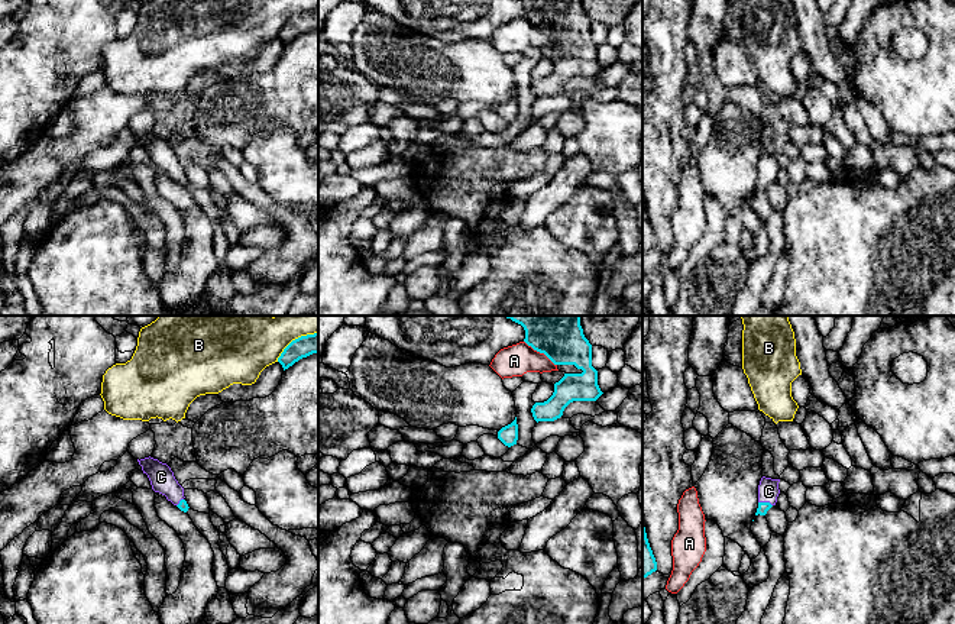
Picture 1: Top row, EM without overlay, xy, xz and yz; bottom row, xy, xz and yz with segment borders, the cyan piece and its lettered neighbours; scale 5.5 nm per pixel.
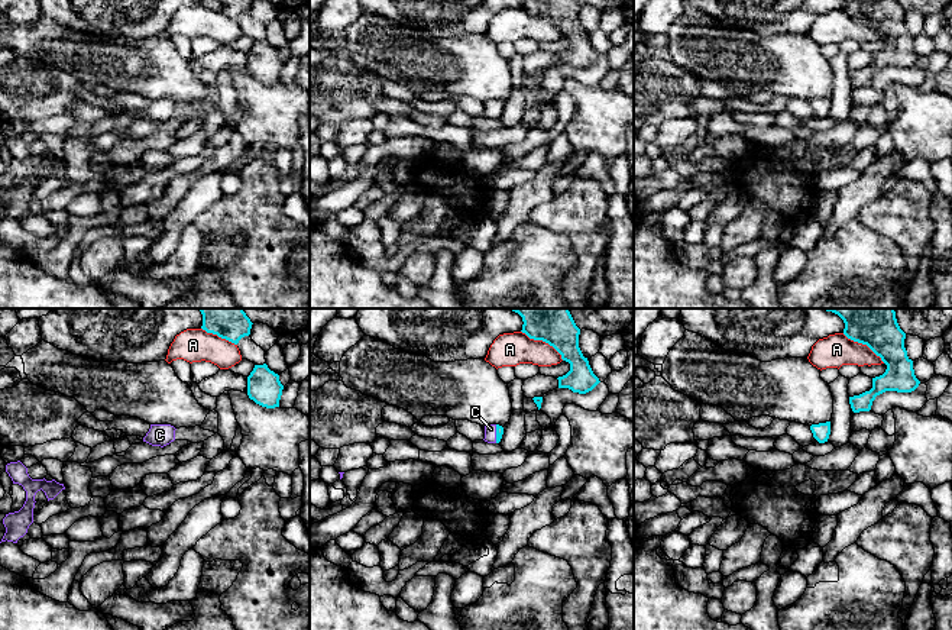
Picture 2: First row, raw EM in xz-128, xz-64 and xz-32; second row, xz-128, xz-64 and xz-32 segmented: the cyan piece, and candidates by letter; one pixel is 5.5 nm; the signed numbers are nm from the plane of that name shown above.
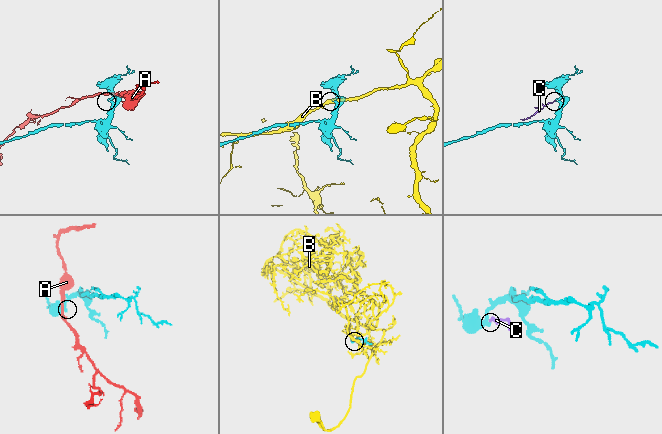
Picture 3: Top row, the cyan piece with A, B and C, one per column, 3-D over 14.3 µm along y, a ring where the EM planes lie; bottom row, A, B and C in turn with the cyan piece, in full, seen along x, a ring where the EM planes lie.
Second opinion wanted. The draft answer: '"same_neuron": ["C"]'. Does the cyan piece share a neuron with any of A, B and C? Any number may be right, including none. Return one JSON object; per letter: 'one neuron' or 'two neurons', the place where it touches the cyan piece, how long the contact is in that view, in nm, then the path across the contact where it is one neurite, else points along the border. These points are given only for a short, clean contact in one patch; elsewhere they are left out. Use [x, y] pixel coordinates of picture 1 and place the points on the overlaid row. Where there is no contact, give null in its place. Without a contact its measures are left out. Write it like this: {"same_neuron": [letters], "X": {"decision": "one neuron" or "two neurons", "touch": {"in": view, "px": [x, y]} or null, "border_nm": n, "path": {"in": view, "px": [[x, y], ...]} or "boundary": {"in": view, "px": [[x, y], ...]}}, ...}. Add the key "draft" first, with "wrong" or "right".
{"draft": "right", "same_neuron": ["C"], "A": {"decision": "two neurons", "touch": {"in": "xz", "px": [540, 352]}, "border_nm": 240}, "B": {"decision": "two neurons", "touch": {"in": "xy", "px": [295, 339]}, "border_nm": 280}, "C": {"decision": "one neuron", "touch": {"in": "yz", "px": [766, 503]}, "border_nm": 80, "path": {"in": "yz", "px": [[763, 507], [766, 503], [769, 491]]}}}

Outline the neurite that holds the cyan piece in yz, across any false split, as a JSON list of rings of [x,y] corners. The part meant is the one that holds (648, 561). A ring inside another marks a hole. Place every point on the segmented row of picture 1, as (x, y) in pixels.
[[[642,523],[642,579],[657,570],[657,562],[650,547],[645,527]]]

